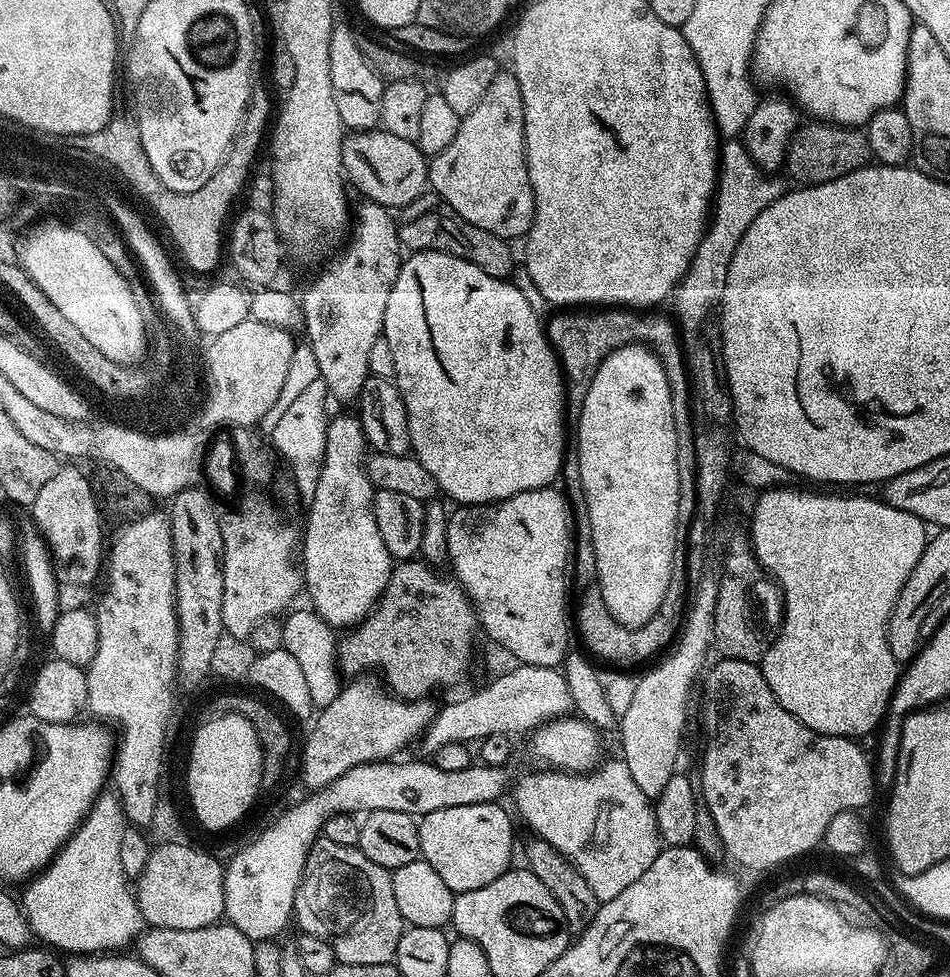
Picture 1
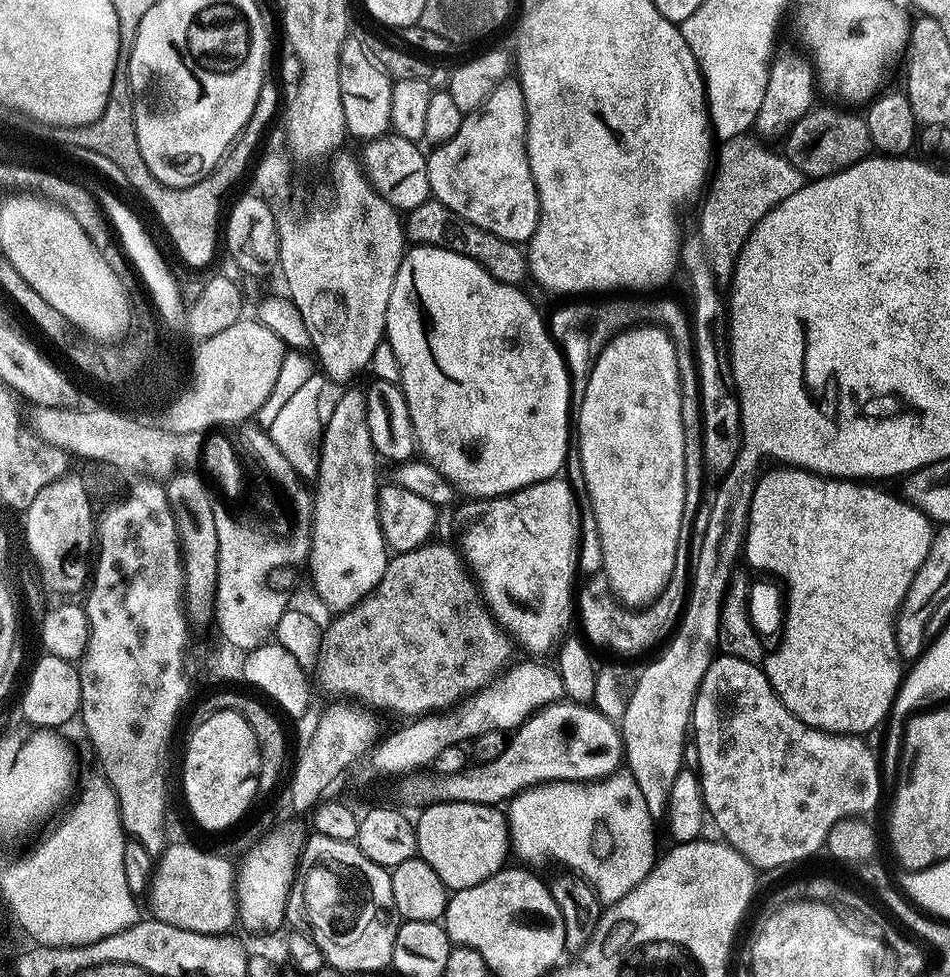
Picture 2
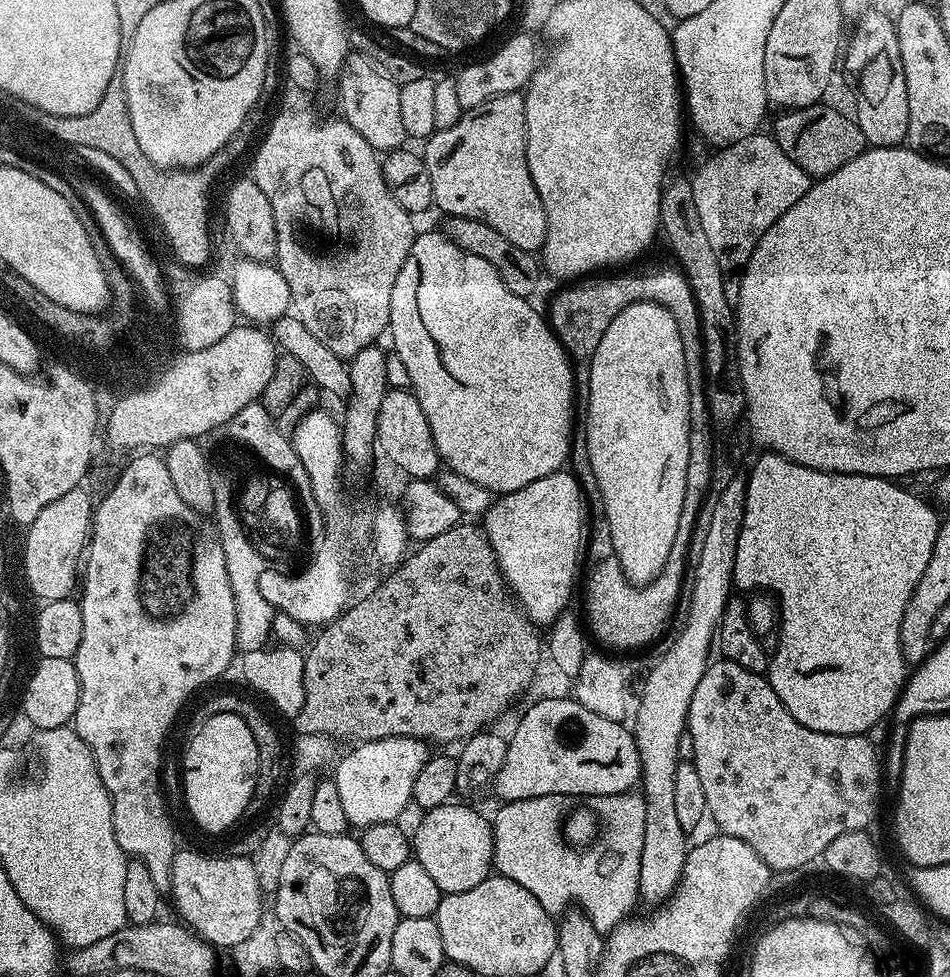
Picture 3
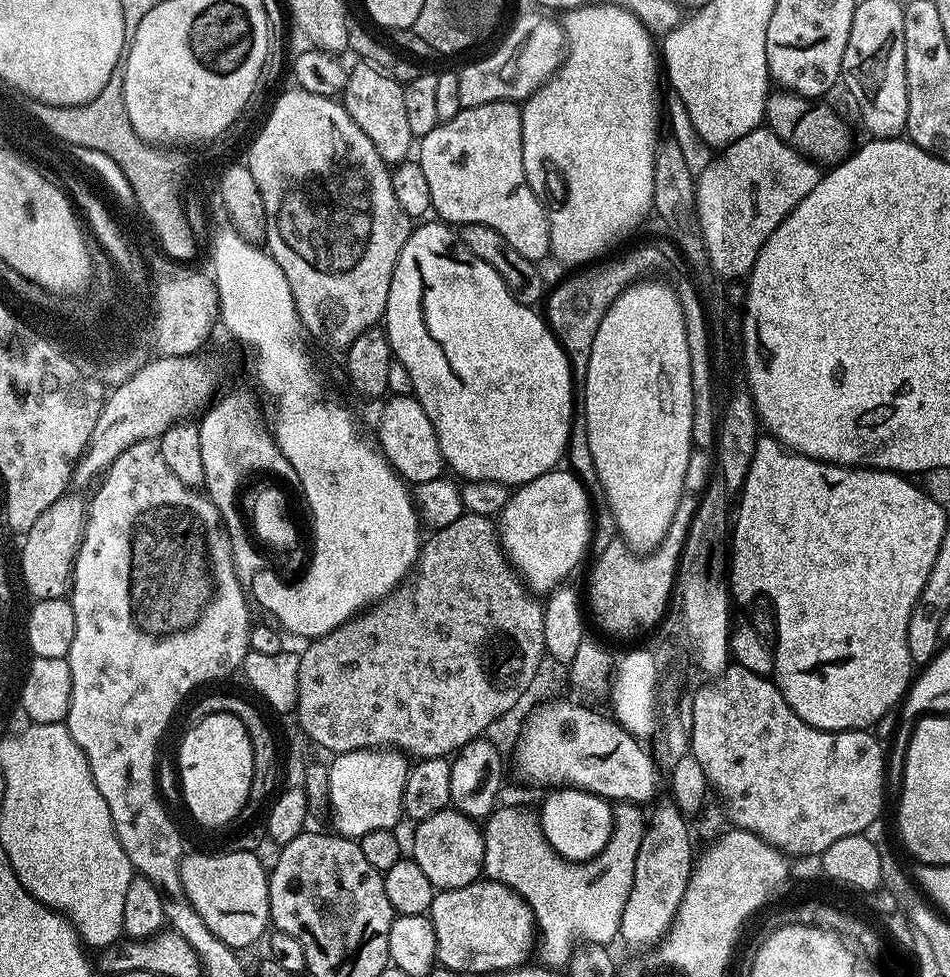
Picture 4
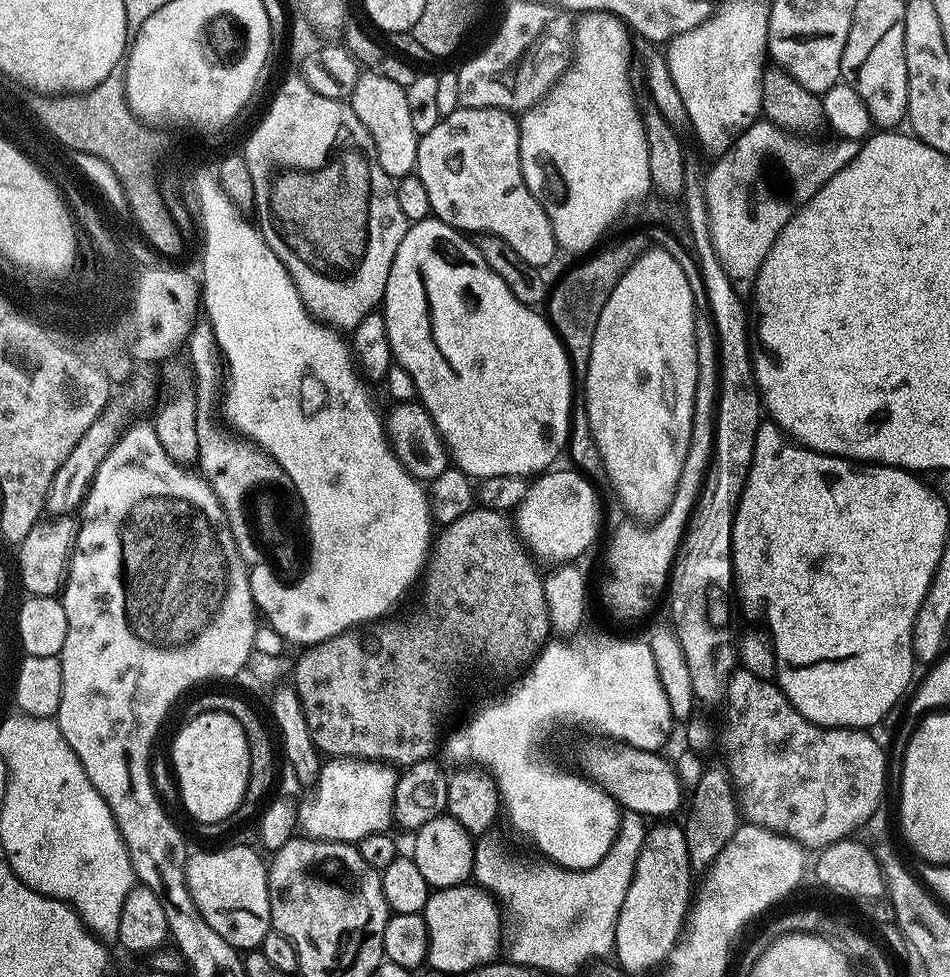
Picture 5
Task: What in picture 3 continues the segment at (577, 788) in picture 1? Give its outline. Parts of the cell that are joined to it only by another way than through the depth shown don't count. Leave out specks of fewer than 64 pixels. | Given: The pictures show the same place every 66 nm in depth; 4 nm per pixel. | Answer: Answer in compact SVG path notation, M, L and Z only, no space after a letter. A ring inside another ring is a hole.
M634 790L630 792L623 792L617 796L603 797L603 799L599 801L600 808L598 807L598 812L602 817L603 823L604 820L606 823L608 823L608 829L606 829L605 832L603 829L602 835L599 837L598 844L601 844L601 846L604 847L604 852L588 852L592 850L584 850L581 851L584 852L581 854L581 856L576 853L579 851L569 850L563 843L560 845L559 842L556 841L556 836L554 833L552 833L552 823L554 823L556 820L556 808L552 804L555 804L553 797L532 796L528 800L514 800L511 802L501 803L499 805L501 808L496 812L496 820L494 816L494 819L491 821L492 863L494 865L495 871L499 873L499 875L510 878L514 882L518 882L518 886L522 886L528 890L549 914L557 914L556 912L562 911L563 908L566 907L567 904L571 902L571 900L573 900L574 903L580 904L579 911L592 921L592 925L596 928L596 931L601 934L607 934L629 915L627 912L630 911L631 908L635 906L635 904L638 904L638 897L640 895L640 871L642 870L642 838L646 835L646 802L644 801L644 797Z

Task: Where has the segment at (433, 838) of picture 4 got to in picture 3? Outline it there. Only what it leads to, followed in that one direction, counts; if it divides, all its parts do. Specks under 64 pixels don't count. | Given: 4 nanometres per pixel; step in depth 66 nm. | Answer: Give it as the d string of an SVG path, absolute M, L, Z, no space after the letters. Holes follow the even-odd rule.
M449 802L427 809L420 825L410 836L414 858L426 869L426 874L438 882L441 893L461 892L478 886L493 871L492 825L489 817L479 816L464 804Z

